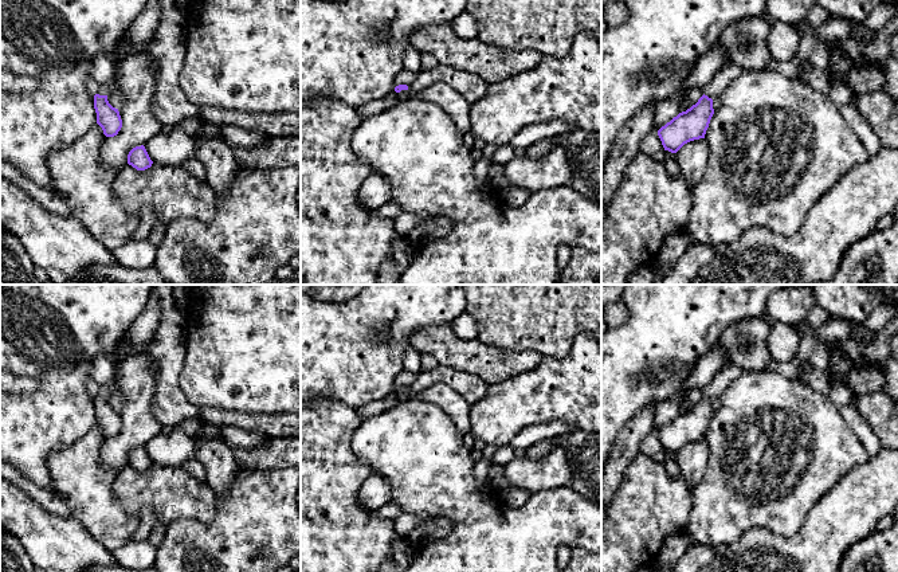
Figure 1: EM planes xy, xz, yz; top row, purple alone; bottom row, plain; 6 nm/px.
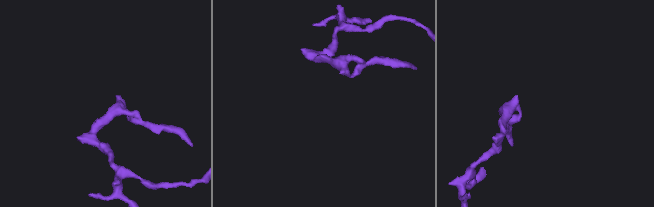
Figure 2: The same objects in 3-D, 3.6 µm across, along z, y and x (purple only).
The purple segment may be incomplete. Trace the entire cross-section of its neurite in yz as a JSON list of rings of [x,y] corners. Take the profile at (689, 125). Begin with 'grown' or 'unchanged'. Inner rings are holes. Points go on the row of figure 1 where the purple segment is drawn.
grown; [[[726,64],[719,70],[705,94],[686,111],[679,113],[670,122],[658,130],[664,150],[677,153],[685,144],[705,138],[710,120],[714,114],[713,98],[725,91],[725,89],[741,74],[744,68],[737,64]]]

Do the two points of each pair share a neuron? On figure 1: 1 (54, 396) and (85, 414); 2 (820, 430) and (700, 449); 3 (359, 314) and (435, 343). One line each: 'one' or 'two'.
1: one
2: two
3: two

